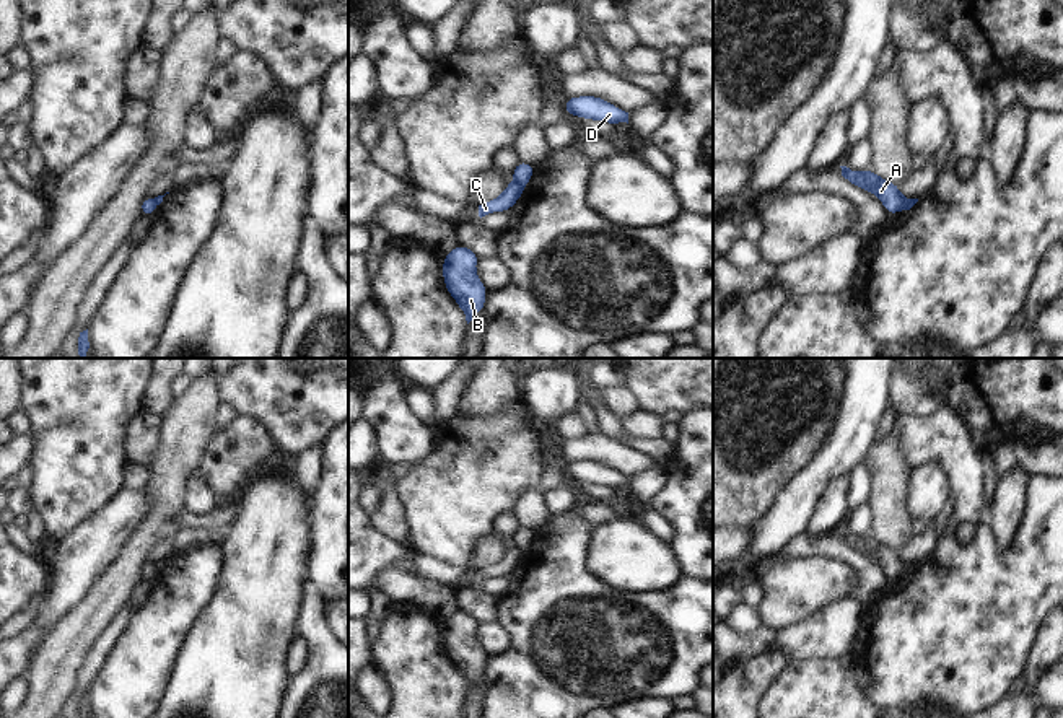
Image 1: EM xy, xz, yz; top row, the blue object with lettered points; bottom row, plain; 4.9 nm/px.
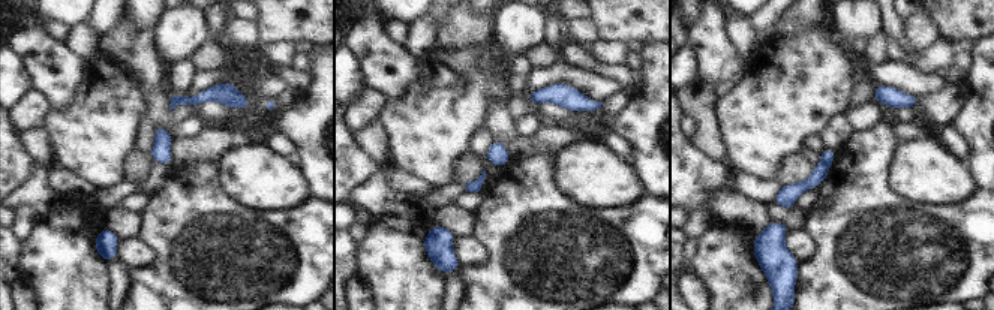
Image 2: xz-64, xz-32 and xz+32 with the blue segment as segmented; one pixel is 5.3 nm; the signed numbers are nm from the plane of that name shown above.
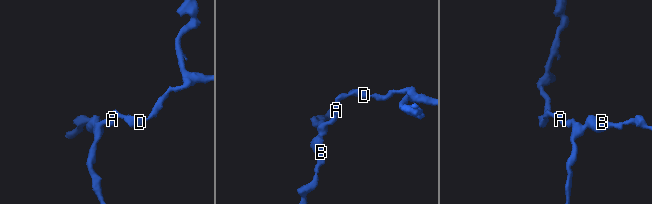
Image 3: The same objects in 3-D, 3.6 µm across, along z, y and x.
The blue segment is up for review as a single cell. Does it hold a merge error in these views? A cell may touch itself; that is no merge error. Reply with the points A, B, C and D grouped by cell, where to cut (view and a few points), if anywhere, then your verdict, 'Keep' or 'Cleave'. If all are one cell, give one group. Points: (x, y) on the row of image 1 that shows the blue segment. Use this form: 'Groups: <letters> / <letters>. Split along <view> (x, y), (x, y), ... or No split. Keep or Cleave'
Groups: A D / B C. Split along xz (516, 181), (523, 188). Cleave.

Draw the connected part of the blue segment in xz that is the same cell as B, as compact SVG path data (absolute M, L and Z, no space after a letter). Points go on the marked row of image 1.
M457 244L444 254L441 269L446 290L464 311L467 324L483 311L488 293L475 272L477 260L479 256L474 249Z

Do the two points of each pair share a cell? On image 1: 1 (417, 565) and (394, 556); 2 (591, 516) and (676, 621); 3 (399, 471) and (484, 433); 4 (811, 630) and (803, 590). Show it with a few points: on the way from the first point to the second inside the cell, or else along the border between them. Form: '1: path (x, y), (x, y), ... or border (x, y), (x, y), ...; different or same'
1: border (411, 551), (406, 565); different
2: border (577, 508), (577, 513), (591, 528); different
3: border (409, 471), (394, 487); different
4: border (842, 599), (827, 603), (777, 635); different

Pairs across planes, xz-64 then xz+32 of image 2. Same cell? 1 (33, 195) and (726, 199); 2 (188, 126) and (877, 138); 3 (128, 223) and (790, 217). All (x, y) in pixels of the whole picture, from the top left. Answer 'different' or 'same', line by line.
1: same
2: different
3: same

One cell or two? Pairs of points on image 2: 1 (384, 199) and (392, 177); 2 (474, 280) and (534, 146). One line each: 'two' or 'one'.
1: two
2: two

